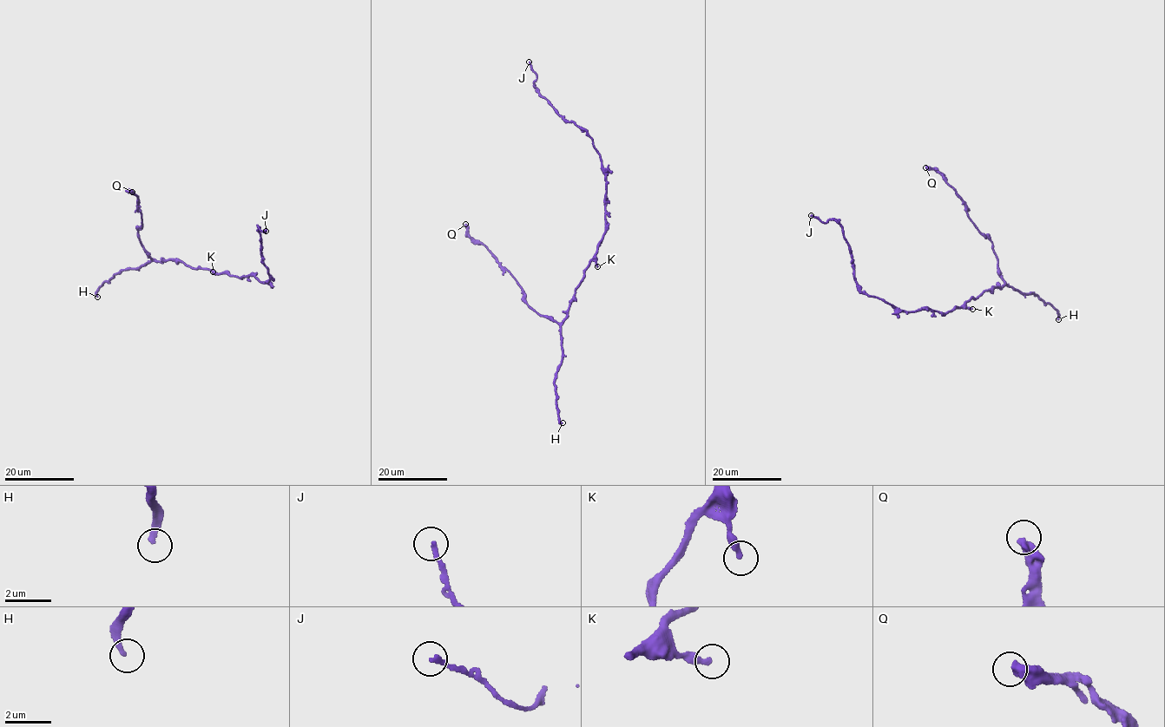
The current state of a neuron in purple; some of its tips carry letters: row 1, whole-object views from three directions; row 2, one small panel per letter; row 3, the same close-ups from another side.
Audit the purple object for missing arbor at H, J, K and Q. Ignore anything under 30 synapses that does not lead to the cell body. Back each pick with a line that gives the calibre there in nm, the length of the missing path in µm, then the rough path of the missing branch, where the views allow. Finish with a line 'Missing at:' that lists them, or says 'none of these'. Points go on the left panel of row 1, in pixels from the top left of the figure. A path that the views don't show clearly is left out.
H: calibre 220 nm; missing 60 µm; course (97, 297), (102, 307), (92, 321), (80, 332), (69, 351), (69, 371), (63, 376), (55, 396), (54, 412)
Missing at: H

